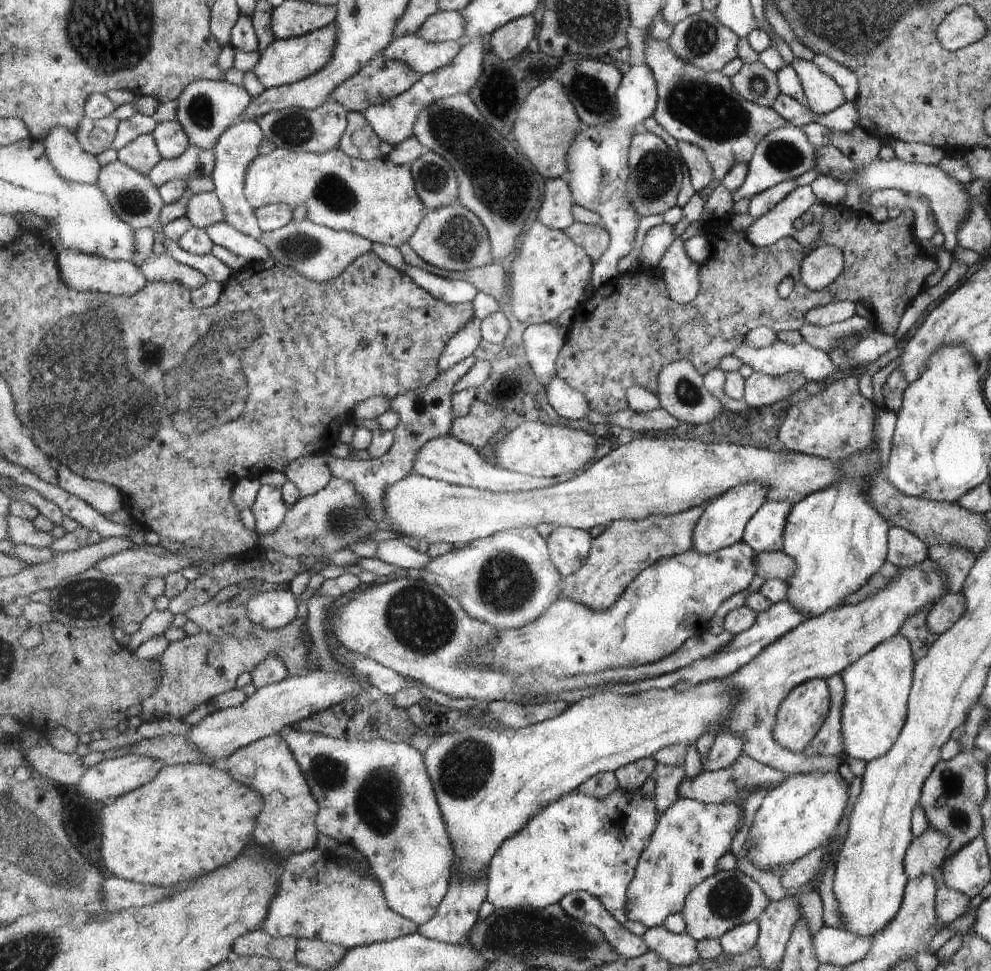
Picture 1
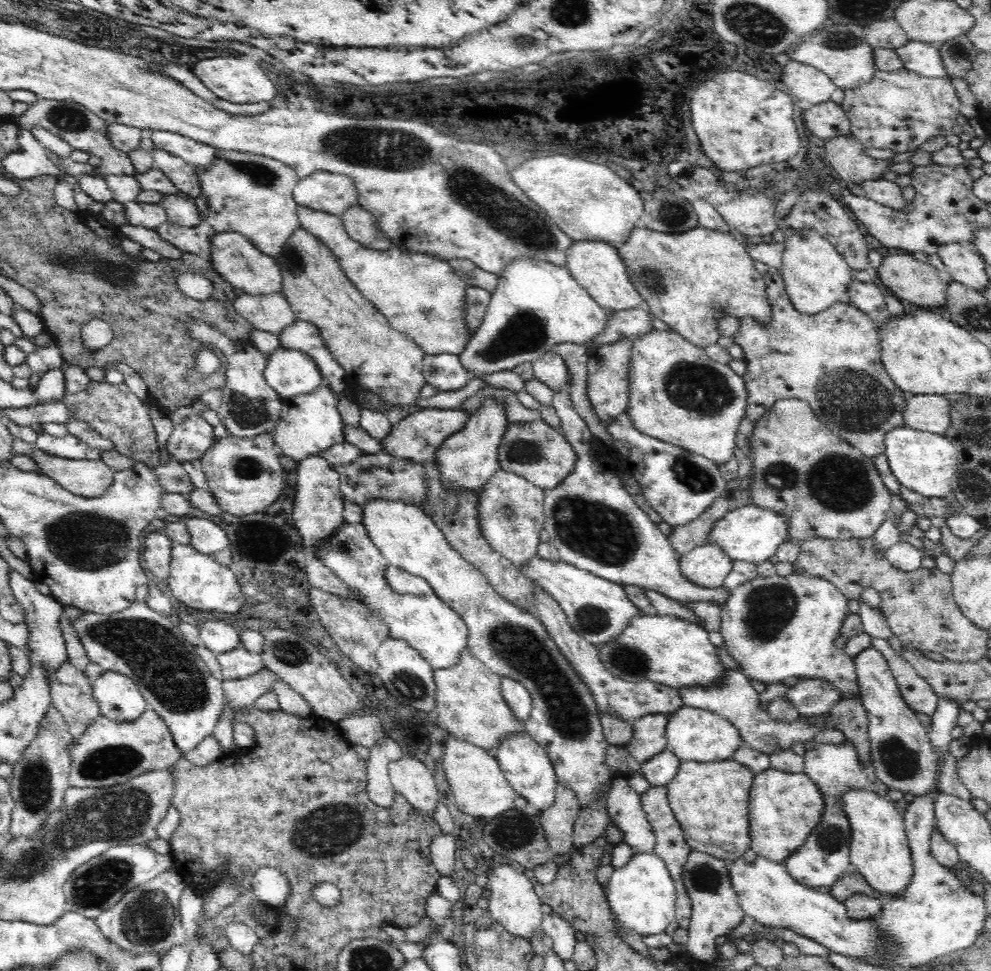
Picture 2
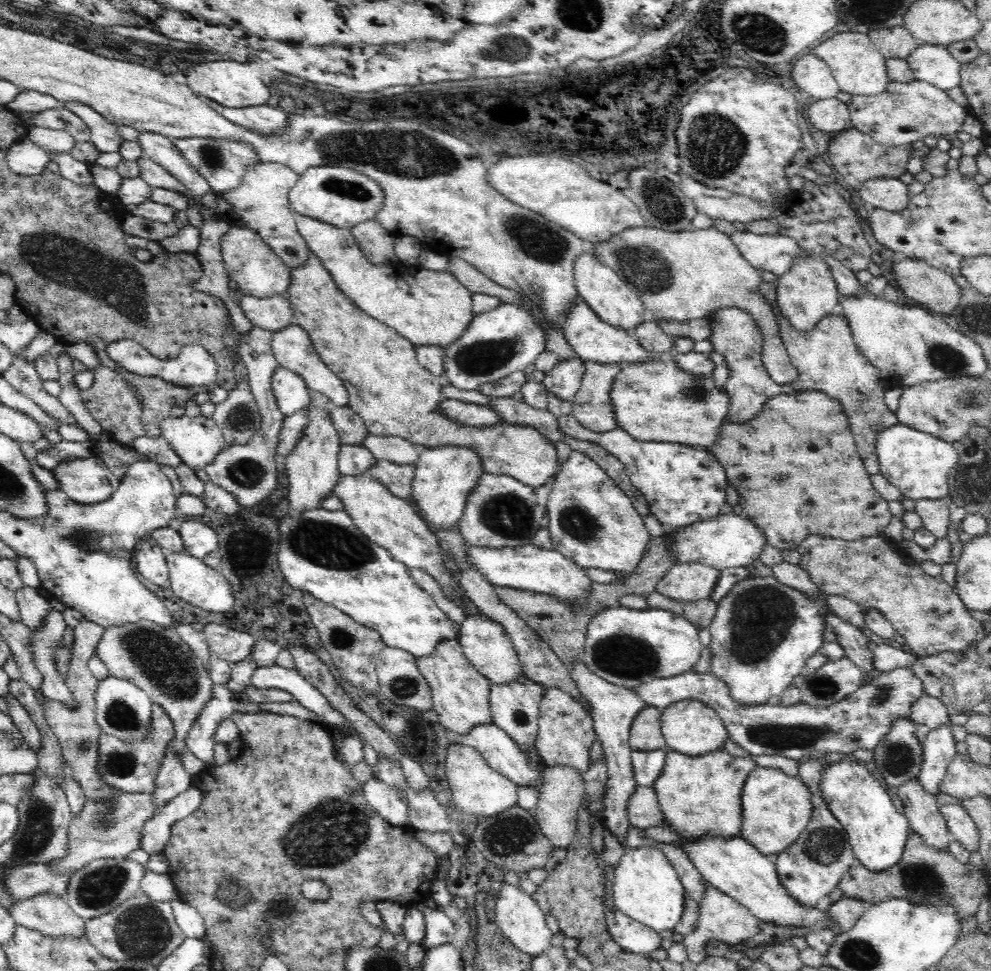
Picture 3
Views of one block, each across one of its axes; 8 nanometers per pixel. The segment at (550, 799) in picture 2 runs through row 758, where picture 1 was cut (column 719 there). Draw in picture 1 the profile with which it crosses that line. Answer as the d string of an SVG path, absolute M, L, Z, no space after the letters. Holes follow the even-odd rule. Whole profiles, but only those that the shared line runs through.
M757 483L737 485L727 493L707 502L702 517L694 530L691 550L703 554L730 547L742 540L746 525L751 521L755 511L765 502L766 489Z

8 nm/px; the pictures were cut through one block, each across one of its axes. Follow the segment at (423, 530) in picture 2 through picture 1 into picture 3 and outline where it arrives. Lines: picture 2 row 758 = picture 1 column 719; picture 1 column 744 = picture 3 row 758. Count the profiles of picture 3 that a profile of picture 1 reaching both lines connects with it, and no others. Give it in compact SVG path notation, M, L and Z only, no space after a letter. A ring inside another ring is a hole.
M544 687L539 710L537 749L546 766L570 765L584 774L589 769L588 748L592 746L597 732L590 711L559 687Z

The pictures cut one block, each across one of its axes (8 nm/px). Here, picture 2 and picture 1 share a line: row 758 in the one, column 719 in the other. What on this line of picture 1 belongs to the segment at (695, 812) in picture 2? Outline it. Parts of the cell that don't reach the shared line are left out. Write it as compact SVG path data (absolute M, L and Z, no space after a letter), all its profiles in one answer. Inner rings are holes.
M925 559L913 568L898 569L894 579L879 593L862 600L854 605L839 605L833 610L828 610L814 619L805 619L795 628L787 631L781 638L775 639L769 646L758 652L745 666L736 670L728 678L732 678L732 686L736 691L734 705L730 712L721 719L721 724L716 733L729 732L741 740L741 754L753 759L759 764L781 771L786 775L806 775L809 773L835 773L839 766L838 757L822 757L815 755L805 758L801 753L792 753L781 748L772 737L778 704L787 696L787 693L802 682L811 679L826 679L838 675L844 668L853 664L858 658L867 654L875 645L891 638L901 630L904 620L918 613L925 605L931 606L941 595L949 592L944 586L942 573L937 573L935 564L931 559Z

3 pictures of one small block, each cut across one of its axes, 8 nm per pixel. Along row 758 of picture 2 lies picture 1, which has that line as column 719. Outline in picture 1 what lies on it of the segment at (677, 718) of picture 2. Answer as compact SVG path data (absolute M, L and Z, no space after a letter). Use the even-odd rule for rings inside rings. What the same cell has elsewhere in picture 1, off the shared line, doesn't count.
M728 677L702 682L682 693L676 688L653 689L640 695L611 690L581 699L559 716L542 723L520 729L479 727L455 730L439 737L424 752L424 758L454 842L458 871L472 875L487 871L499 847L514 837L531 817L563 795L575 792L591 777L615 773L639 759L652 757L665 746L687 746L697 742L704 732L716 732L721 719L729 714L730 706L734 705L736 696L732 678Z

